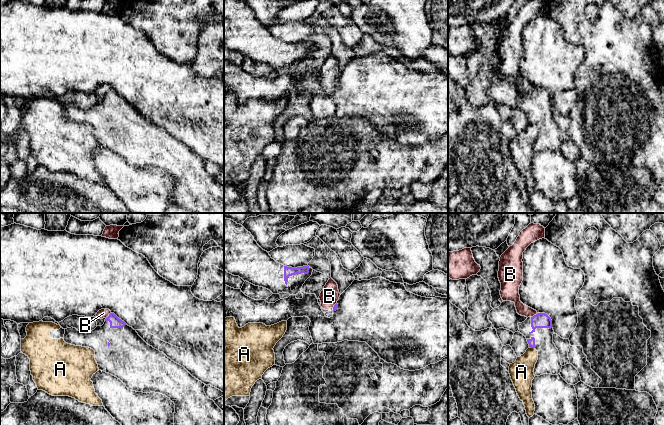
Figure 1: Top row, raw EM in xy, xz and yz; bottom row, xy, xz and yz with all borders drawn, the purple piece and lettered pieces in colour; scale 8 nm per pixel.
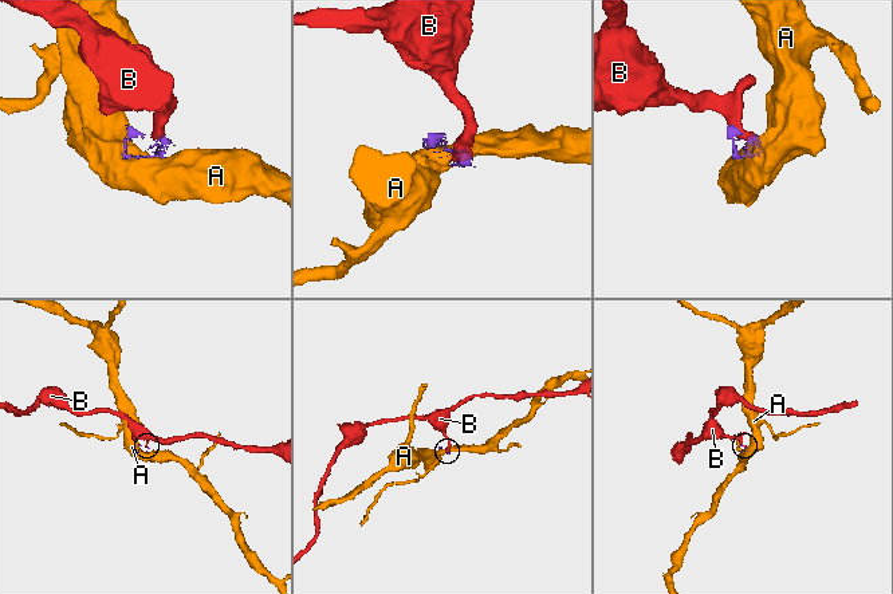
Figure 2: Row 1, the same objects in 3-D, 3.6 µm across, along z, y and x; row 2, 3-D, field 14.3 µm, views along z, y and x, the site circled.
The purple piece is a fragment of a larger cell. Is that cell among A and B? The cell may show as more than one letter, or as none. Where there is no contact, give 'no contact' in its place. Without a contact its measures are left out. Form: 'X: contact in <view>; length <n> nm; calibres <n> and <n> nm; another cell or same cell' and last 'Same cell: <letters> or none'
A: contact in yz; length 50 nm; calibres 60 and 190 nm; another cell
B: contact in yz; length 70 nm; calibres 130 and 110 nm; another cell
Same cell: none

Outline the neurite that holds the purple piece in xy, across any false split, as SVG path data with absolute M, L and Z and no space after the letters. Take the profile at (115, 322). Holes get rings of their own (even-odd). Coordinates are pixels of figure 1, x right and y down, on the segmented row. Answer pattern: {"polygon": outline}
{"polygon": "M114 313L109 314L102 326L97 326L87 333L81 333L73 327L65 329L63 339L68 344L93 349L99 370L117 377L129 390L143 393L155 392L168 397L175 404L174 425L224 425L224 412L206 396L205 384L193 377L183 366L168 358L163 352L148 345L136 330Z"}

